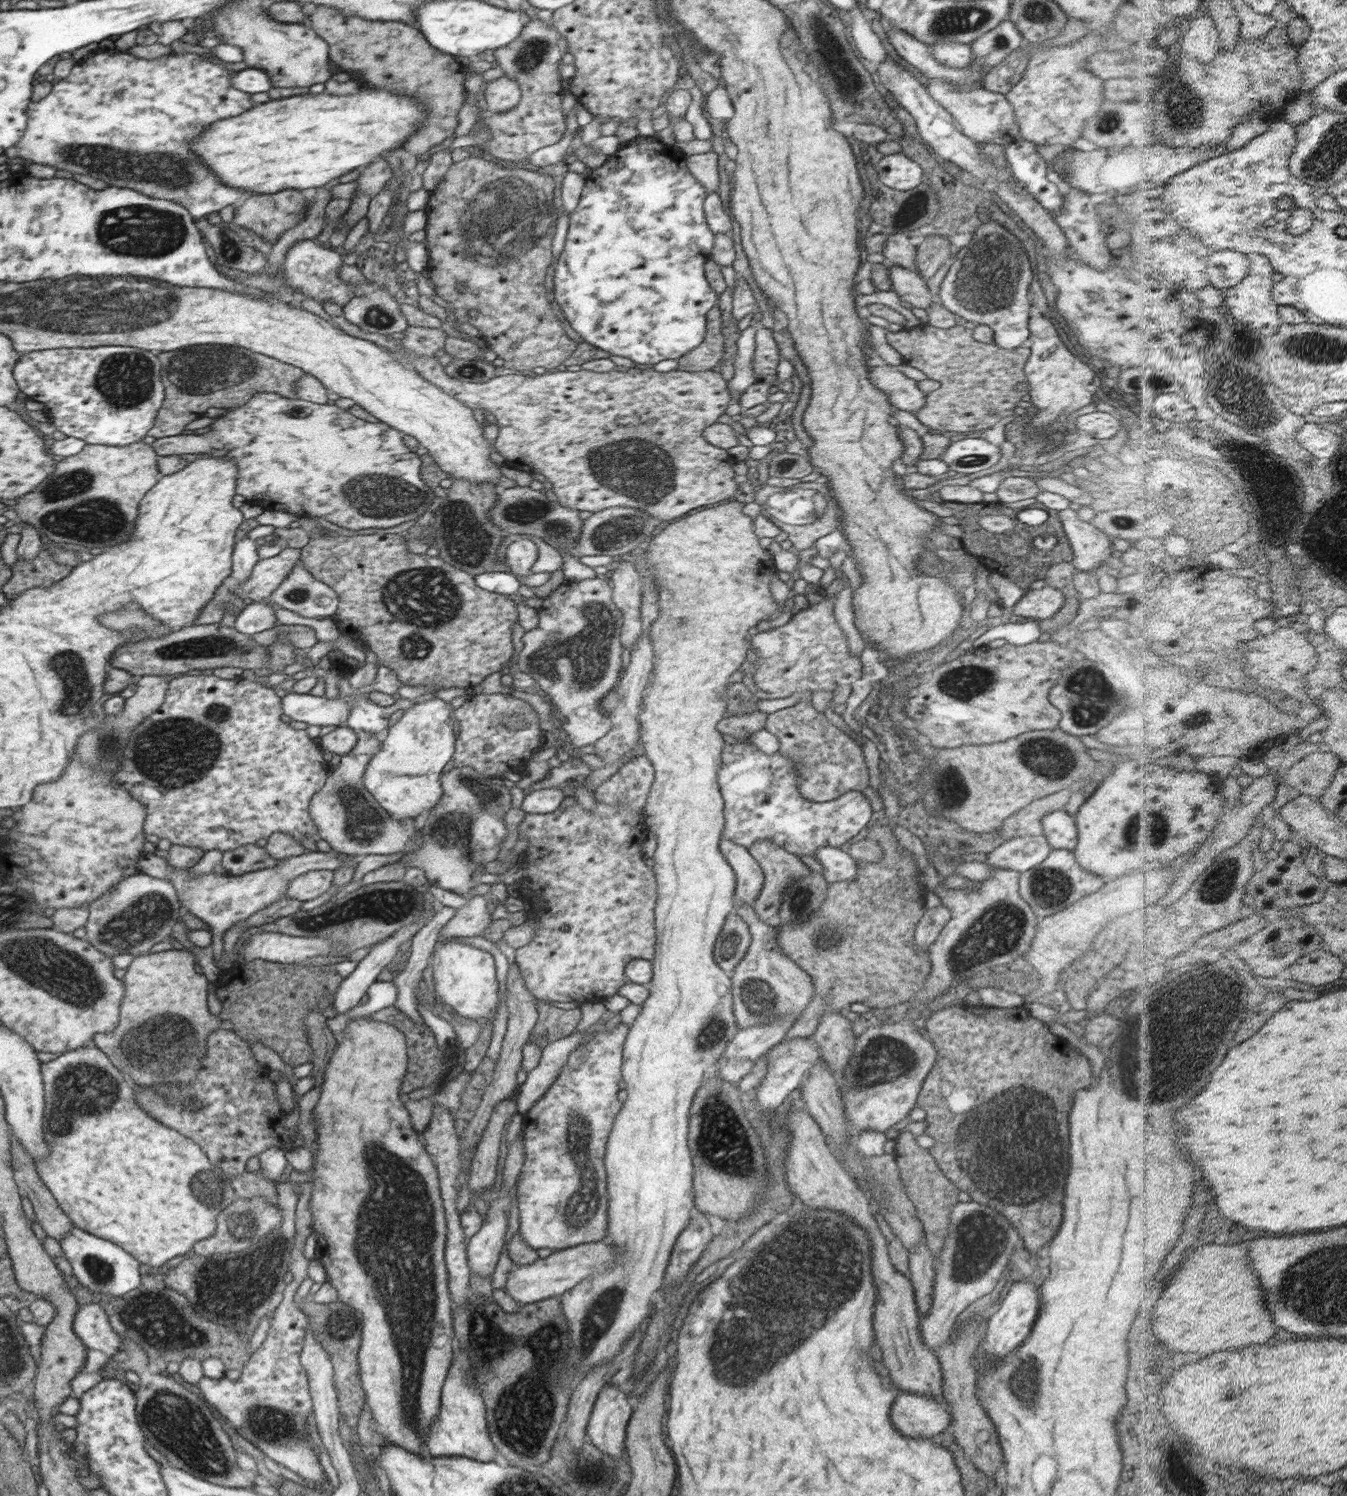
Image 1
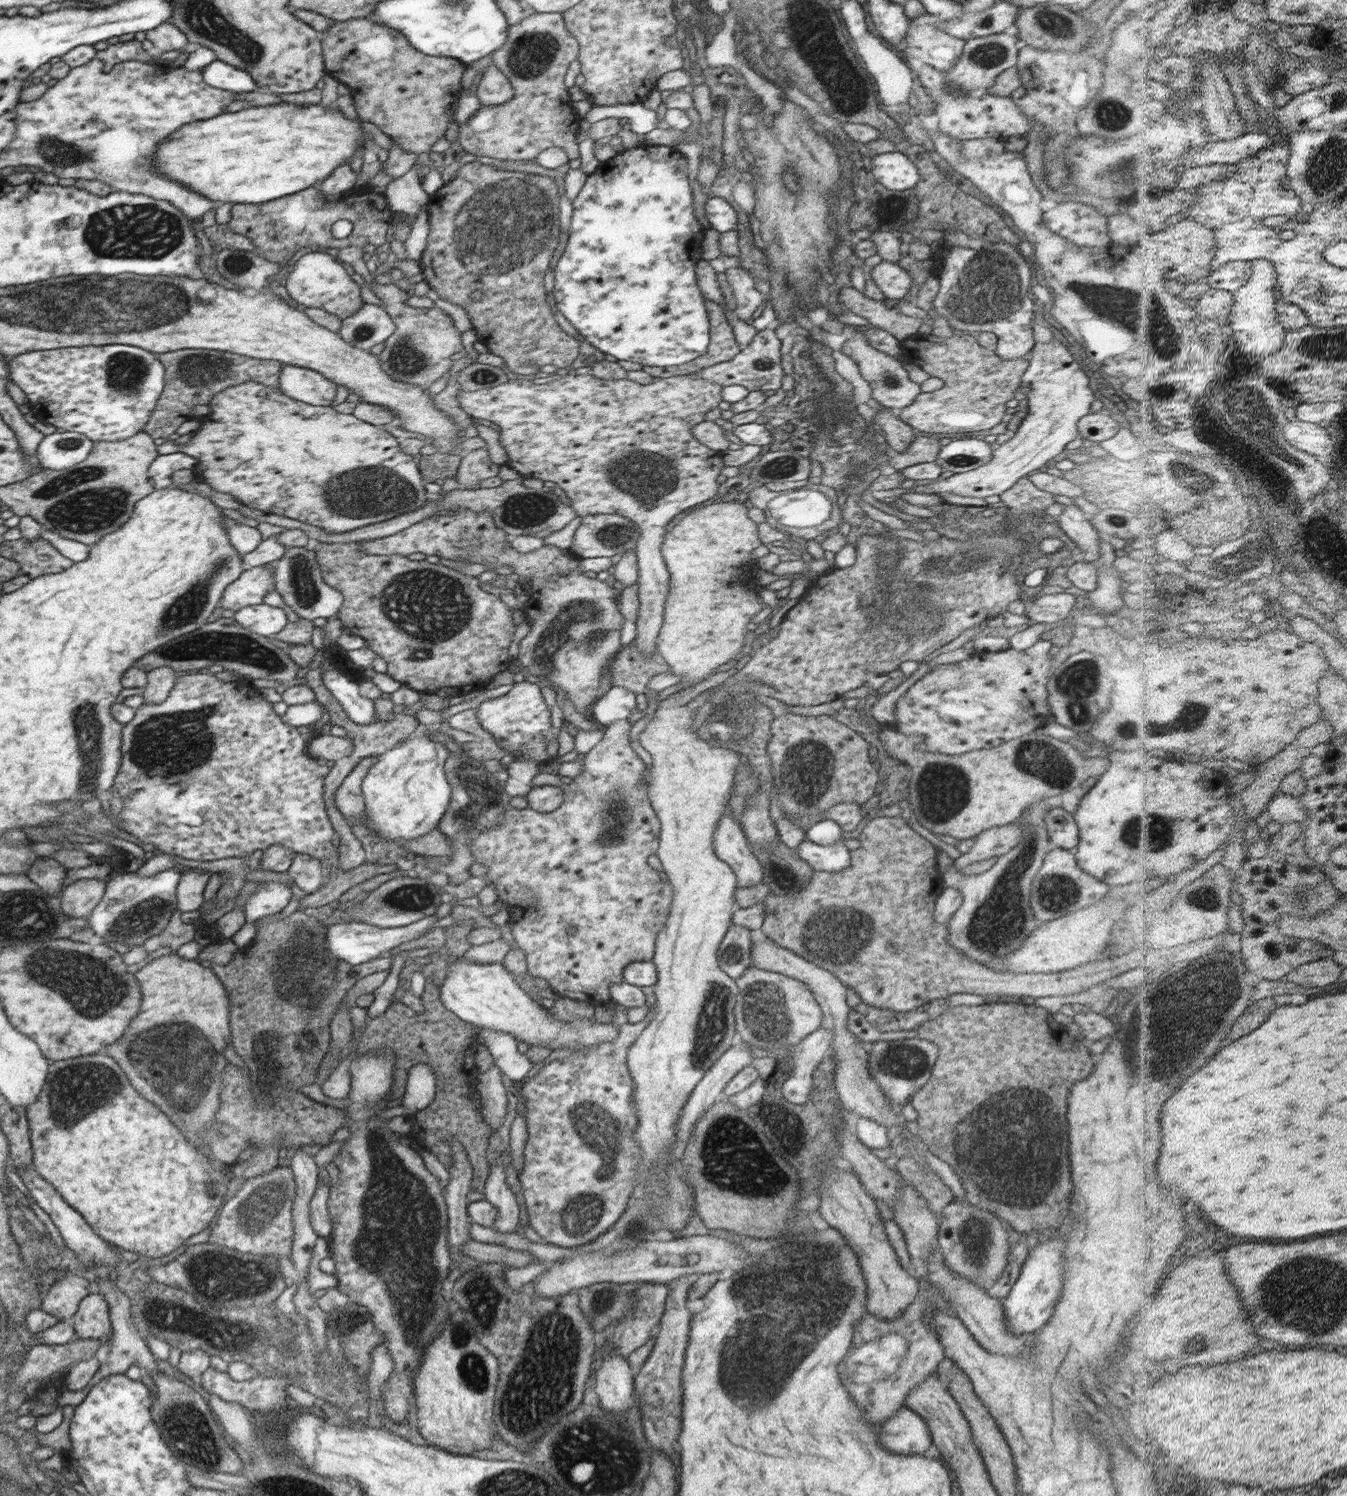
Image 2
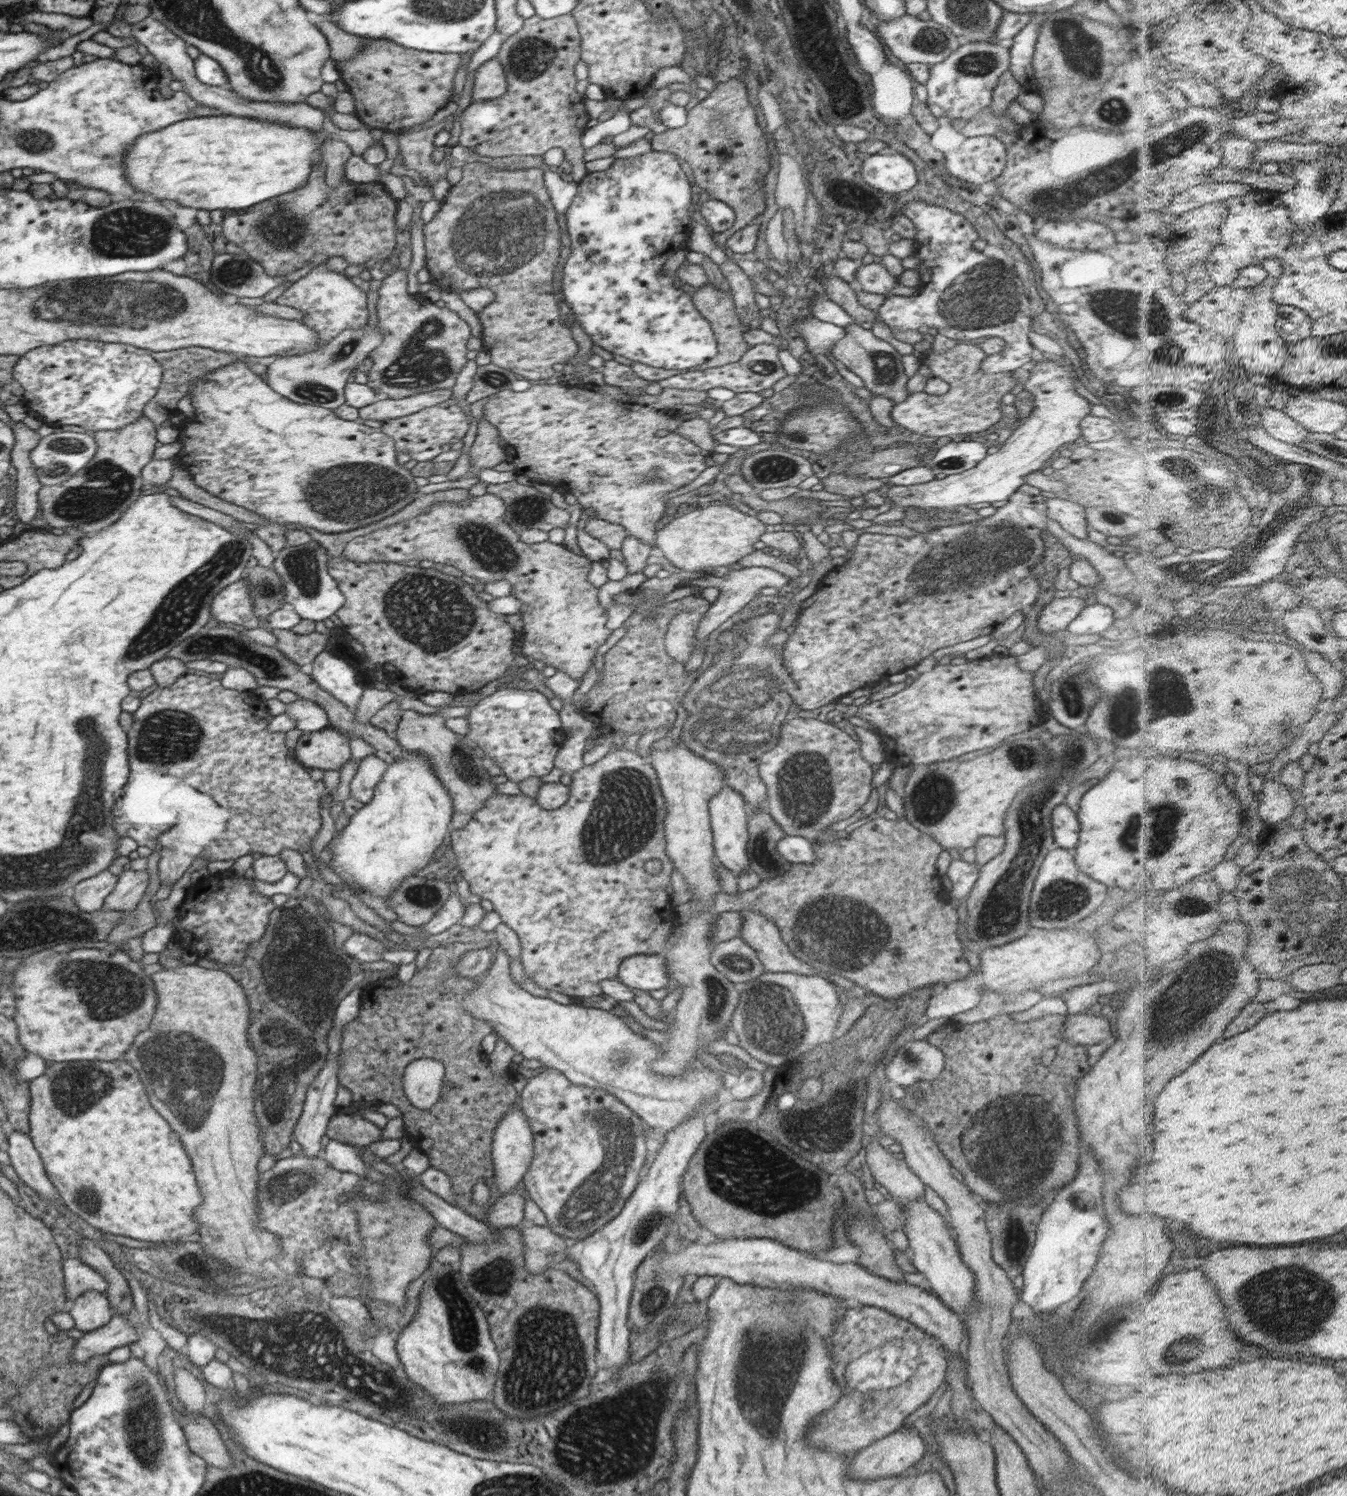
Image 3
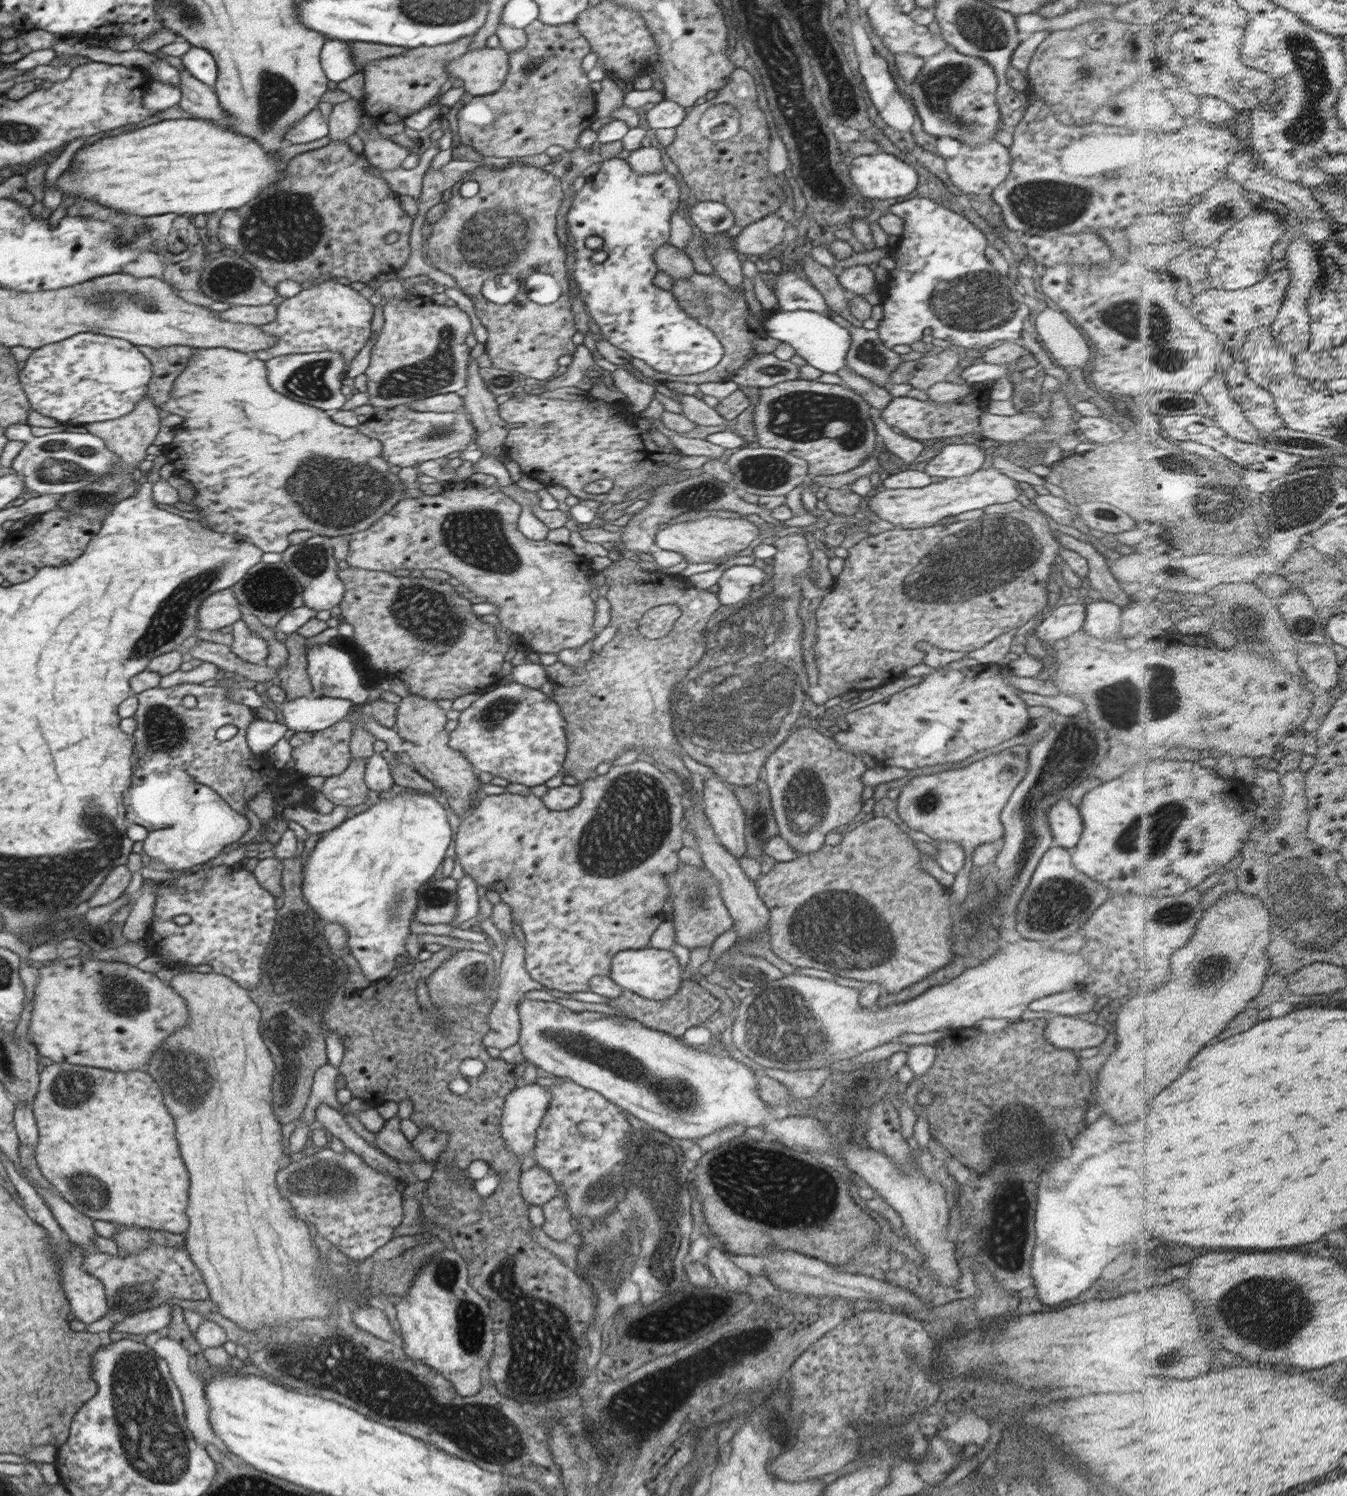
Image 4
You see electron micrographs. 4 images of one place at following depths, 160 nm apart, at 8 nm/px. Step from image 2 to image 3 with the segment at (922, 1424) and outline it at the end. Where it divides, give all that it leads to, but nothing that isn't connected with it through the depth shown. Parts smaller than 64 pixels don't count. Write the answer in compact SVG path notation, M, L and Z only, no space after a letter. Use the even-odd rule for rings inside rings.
M903 1425L892 1434L870 1444L870 1448L864 1448L862 1452L858 1452L858 1456L852 1460L852 1464L848 1468L848 1476L856 1478L856 1480L876 1480L876 1478L896 1476L896 1474L904 1472L906 1468L914 1466L928 1450L923 1438L918 1434L918 1430L913 1428L915 1430Z

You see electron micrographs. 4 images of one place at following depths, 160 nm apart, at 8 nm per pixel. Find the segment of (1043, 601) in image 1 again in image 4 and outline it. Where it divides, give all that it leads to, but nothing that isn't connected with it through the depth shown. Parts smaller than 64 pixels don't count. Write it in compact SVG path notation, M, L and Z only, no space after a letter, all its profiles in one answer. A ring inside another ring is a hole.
M1086 602L1058 604L1050 616L1036 626L1035 636L1042 642L1064 640L1082 628L1085 619Z

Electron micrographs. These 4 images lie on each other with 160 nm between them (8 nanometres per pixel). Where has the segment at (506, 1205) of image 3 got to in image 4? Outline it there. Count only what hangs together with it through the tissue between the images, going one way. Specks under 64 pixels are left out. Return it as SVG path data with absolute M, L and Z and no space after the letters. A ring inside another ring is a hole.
M534 1166L521 1173L519 1190L527 1204L543 1206L558 1195L559 1184L544 1167Z

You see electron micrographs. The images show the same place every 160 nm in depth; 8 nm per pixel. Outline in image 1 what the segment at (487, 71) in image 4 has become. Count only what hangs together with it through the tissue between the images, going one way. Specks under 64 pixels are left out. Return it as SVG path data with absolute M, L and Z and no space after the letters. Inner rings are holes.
M506 76L487 82L484 86L484 107L494 113L512 110L521 98L521 88L518 83Z

